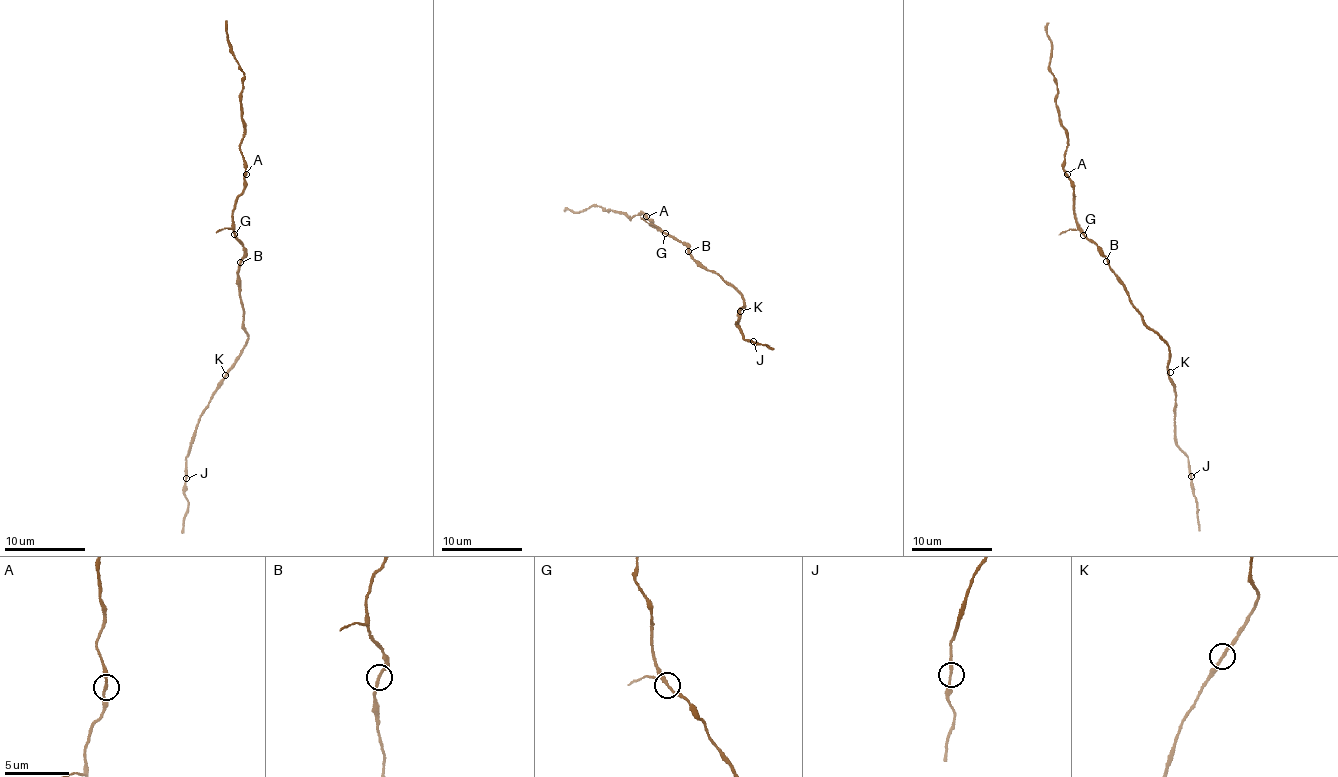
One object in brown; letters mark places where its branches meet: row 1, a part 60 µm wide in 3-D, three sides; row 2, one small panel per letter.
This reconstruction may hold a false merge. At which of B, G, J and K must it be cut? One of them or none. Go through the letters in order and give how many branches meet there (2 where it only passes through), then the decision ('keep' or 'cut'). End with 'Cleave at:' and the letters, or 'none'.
B: branches 2; keep
G: branches 3; keep
J: branches 2; keep
K: branches 2; keep
Cleave at: none

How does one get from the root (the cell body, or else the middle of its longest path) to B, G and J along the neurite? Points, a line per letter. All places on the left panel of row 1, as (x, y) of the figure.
B: (238, 280), (240, 262)
G: (238, 280), (240, 260), (245, 249), (234, 235)
J: (238, 280), (243, 326), (248, 338), (234, 367), (215, 391), (199, 419), (185, 460), (186, 478)

